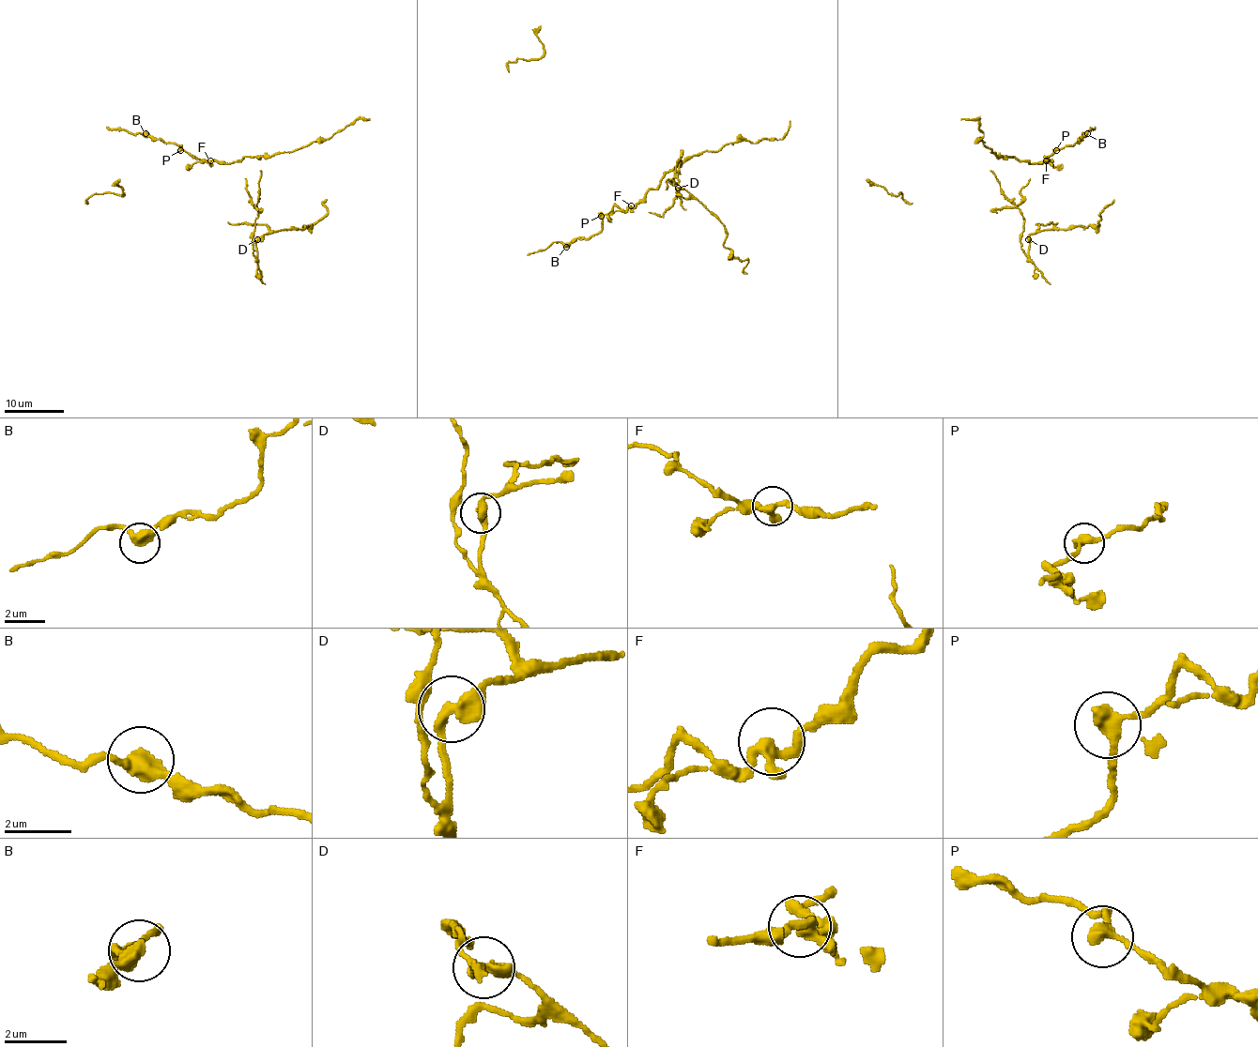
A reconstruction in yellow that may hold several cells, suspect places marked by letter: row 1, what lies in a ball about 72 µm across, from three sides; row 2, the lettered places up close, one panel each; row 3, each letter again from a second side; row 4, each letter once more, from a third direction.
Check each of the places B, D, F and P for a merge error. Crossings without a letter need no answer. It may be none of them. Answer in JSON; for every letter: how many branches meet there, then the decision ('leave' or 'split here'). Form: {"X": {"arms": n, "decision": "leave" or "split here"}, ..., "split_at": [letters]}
{"B": {"arms": 2, "decision": "leave"}, "D": {"arms": 2, "decision": "split here"}, "F": {"arms": 3, "decision": "leave"}, "P": {"arms": 2, "decision": "leave"}, "split_at": ["D"]}

